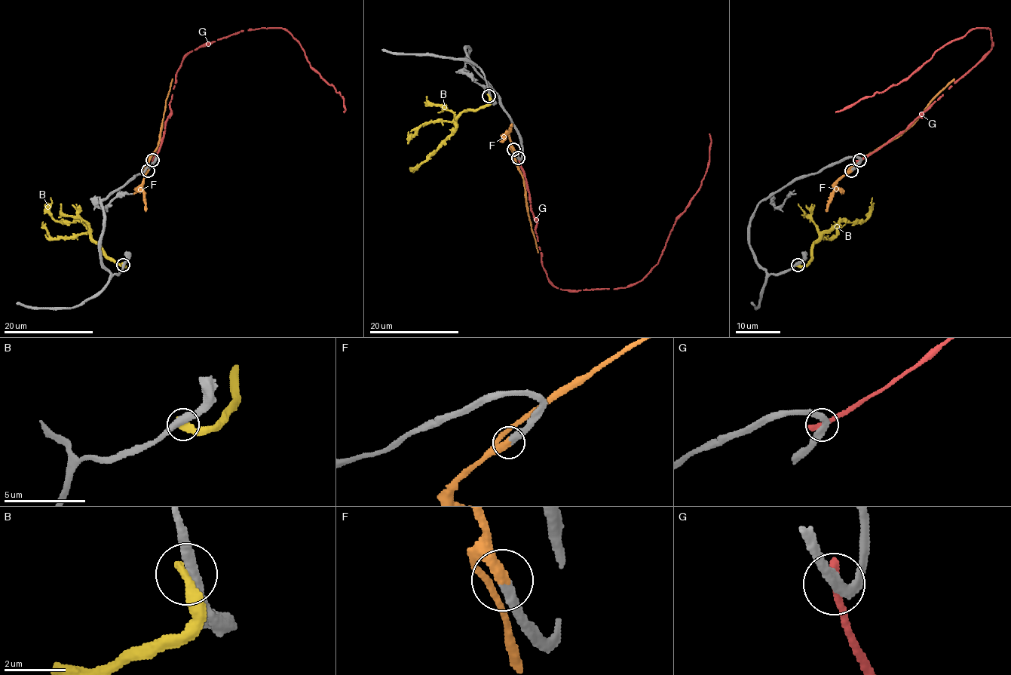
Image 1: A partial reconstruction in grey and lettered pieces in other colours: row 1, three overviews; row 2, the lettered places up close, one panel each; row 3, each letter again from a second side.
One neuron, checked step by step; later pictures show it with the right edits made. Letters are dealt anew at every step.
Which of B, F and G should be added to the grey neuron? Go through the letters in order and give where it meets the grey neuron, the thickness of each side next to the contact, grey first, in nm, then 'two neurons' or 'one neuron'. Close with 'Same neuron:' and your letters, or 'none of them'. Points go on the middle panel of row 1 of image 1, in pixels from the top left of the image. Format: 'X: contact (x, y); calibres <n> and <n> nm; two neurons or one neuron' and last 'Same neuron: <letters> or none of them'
B: contact (488, 96); calibres 380 and 420 nm; two neurons
F: contact (513, 149); calibres 380 and 440 nm; one neuron
G: contact (518, 158); calibres 340 and 360 nm; two neurons
Same neuron: F

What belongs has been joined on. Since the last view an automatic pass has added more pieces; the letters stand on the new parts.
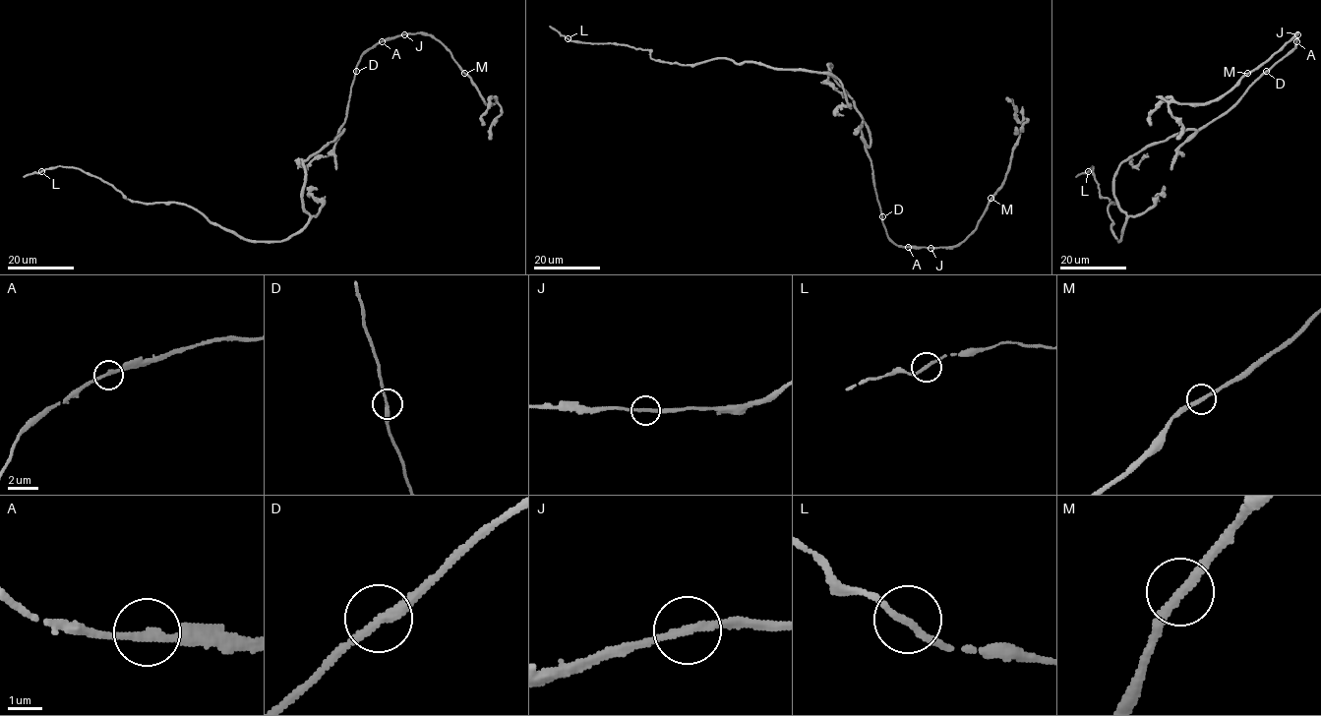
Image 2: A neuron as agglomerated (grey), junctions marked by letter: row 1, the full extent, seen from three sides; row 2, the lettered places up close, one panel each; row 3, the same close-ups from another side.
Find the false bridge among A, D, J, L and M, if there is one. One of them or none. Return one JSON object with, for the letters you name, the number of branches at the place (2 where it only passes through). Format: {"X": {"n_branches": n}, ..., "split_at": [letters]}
{"split_at": []}

